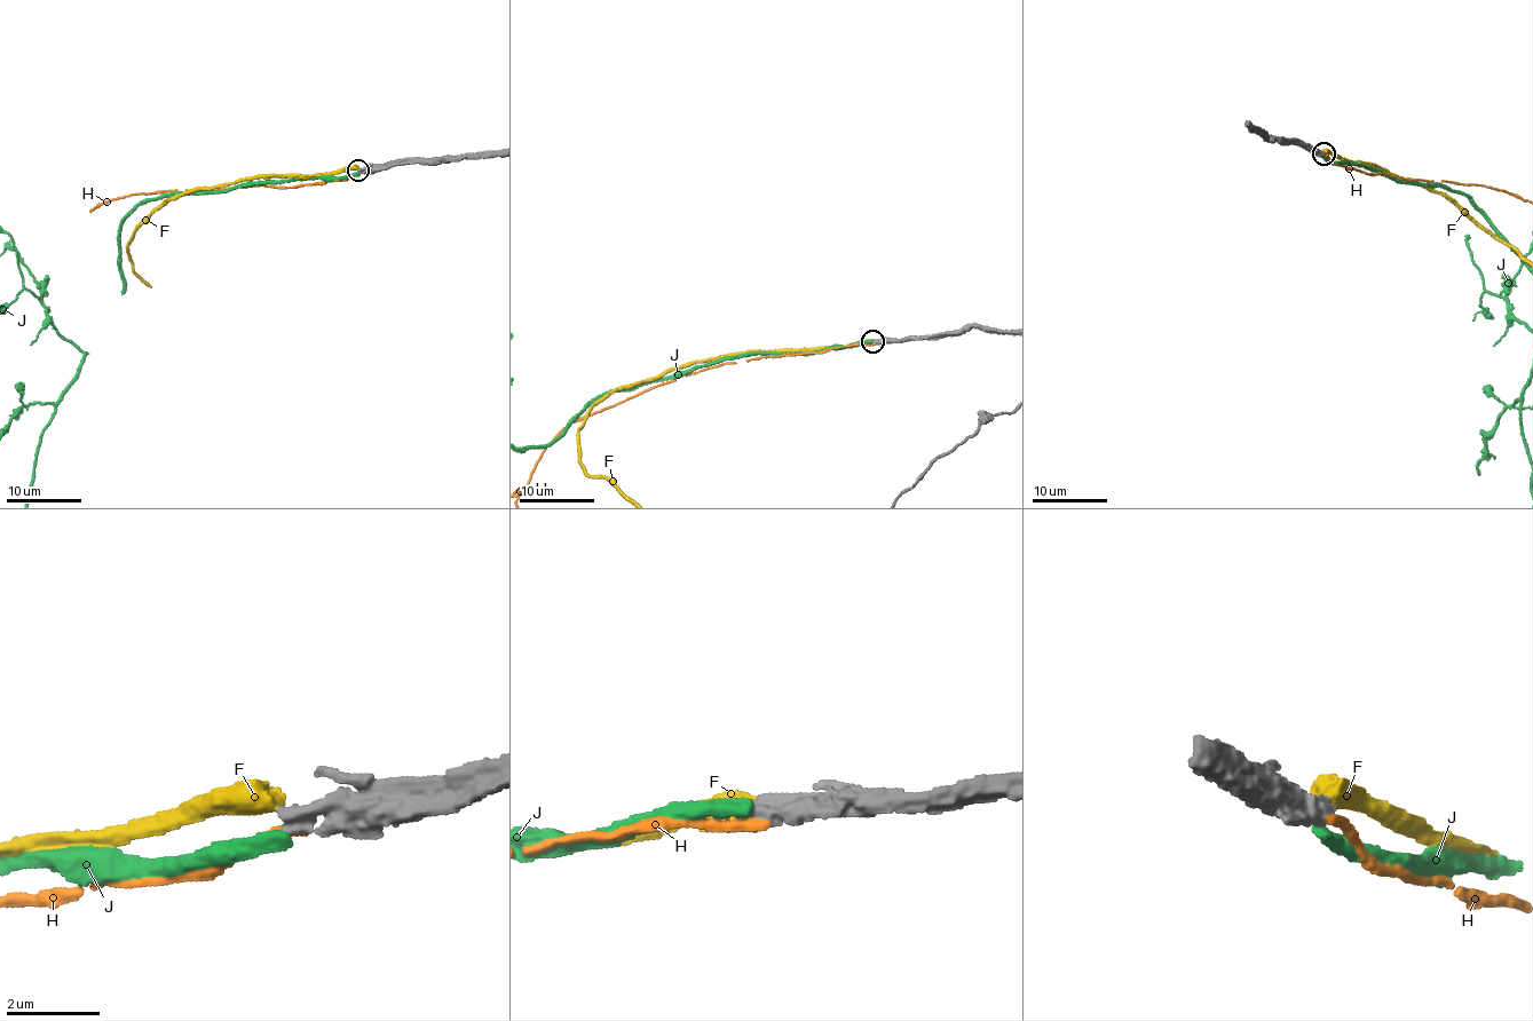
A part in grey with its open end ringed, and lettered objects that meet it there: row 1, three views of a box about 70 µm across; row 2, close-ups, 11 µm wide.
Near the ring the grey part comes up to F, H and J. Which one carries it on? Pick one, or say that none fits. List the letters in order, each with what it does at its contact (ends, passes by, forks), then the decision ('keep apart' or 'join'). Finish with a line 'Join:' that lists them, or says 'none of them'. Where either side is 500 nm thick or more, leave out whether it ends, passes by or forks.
F: keep apart
H: keep apart
J: it ends | keep apart
Join: none of them

